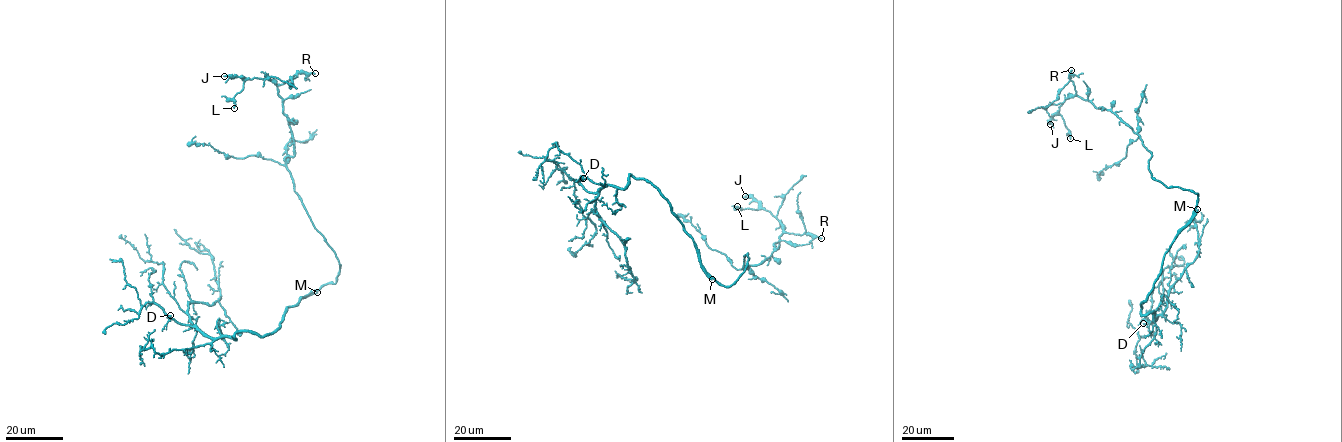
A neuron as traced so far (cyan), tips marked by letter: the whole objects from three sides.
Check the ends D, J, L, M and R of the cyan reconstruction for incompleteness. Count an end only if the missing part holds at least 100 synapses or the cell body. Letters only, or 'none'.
M

